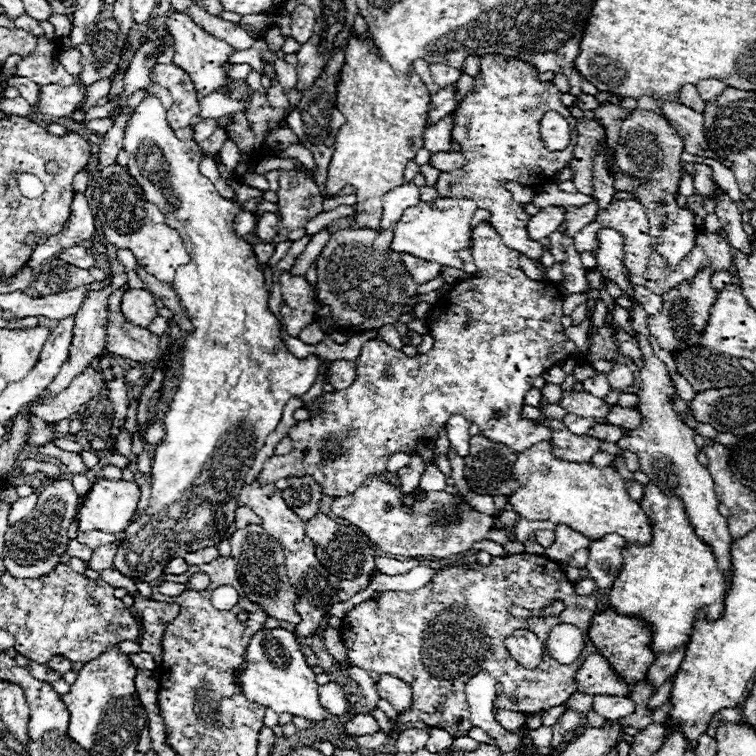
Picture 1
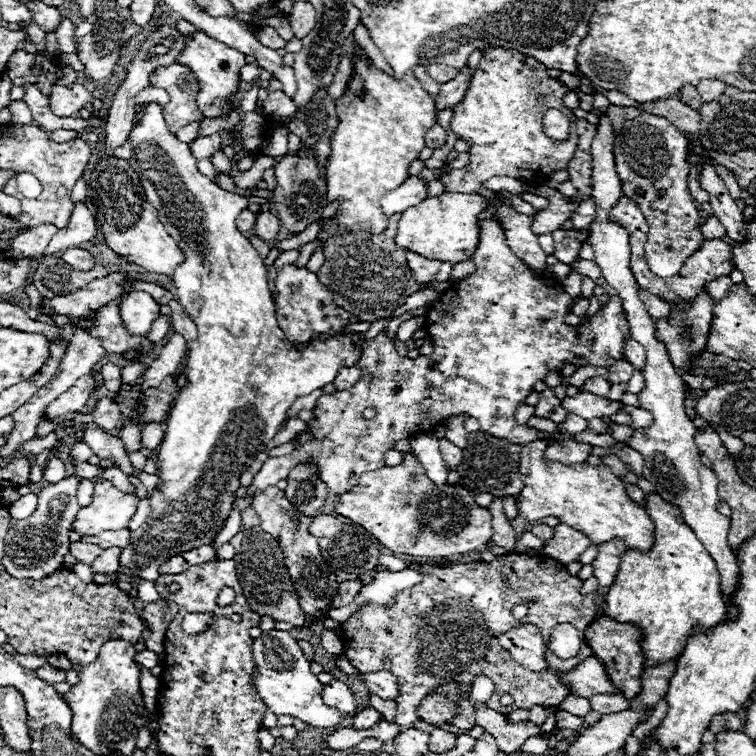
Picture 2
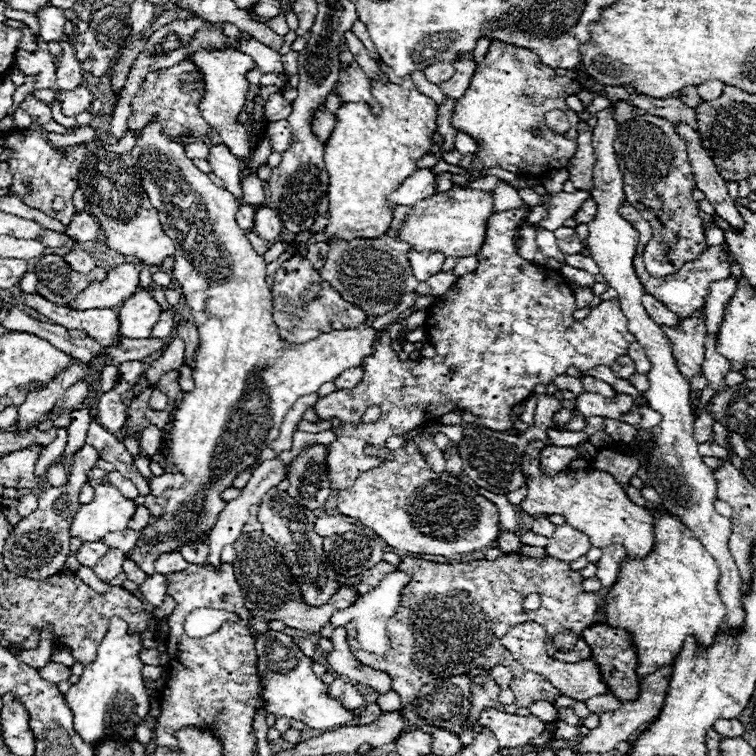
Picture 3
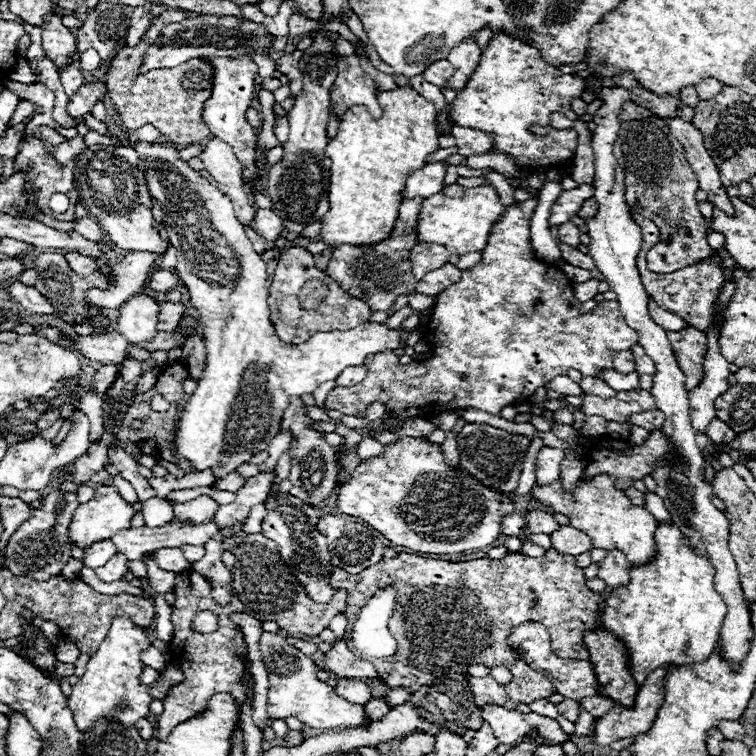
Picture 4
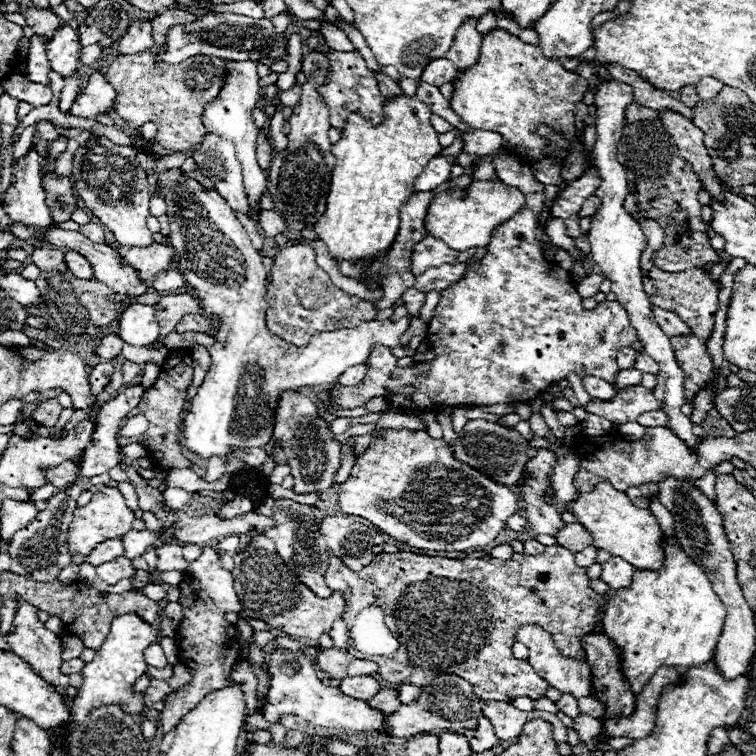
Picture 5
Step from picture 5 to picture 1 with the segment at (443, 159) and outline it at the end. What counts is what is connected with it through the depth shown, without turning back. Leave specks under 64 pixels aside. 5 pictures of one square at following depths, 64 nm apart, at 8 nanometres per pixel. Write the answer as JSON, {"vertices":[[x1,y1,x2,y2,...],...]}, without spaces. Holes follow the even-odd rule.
{"vertices":[[404,182,402,186,390,190,382,198,382,226,380,230,388,228,392,222,398,222,402,212,410,206,416,206,420,202,420,186,414,182]]}

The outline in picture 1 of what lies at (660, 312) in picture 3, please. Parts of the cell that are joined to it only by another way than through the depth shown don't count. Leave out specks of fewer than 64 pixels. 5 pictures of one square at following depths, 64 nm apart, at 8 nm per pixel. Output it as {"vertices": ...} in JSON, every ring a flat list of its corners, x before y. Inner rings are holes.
{"vertices":[[634,286,634,296,636,296,636,300,644,306,644,310,646,310,648,314,658,314,658,312,662,310,662,296,652,294,648,288]]}

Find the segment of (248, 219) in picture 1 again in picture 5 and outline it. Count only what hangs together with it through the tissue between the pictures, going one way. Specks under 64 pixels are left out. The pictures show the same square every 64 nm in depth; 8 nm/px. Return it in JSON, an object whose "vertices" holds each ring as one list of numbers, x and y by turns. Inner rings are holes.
{"vertices":[[208,132,204,134,202,142,190,150,190,156,198,164,198,172,202,172,212,182,212,188,218,190,218,194,222,194,222,198,226,198,234,210,250,214,242,168,230,142]]}

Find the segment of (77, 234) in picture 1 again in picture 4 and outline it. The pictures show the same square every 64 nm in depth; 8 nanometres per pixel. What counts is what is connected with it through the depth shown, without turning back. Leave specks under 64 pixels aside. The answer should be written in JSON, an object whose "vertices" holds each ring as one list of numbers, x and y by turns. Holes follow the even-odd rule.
{"vertices":[[82,218,80,222,76,222,76,228,74,228,78,234,82,234,86,240,92,240,92,242,98,242,102,238,102,228,96,220,92,218]]}

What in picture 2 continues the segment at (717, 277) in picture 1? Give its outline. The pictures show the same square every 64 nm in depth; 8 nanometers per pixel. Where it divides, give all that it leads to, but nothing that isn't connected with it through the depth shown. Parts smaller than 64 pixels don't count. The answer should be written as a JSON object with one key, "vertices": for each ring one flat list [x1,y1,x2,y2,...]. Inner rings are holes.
{"vertices":[[716,278,716,280,712,280,712,282,706,286,706,290,708,290,712,302,716,304,716,302,720,302,720,300,728,294,730,286,734,286,734,282,732,282,730,278]]}

